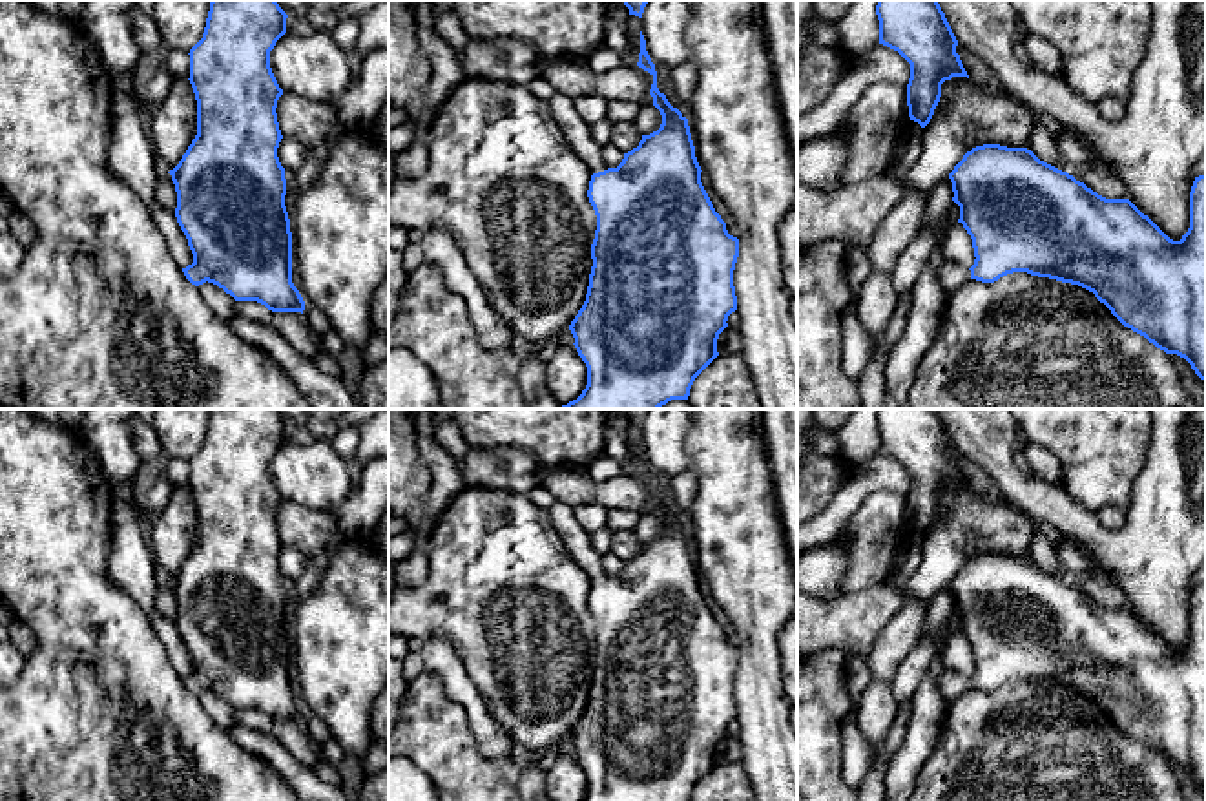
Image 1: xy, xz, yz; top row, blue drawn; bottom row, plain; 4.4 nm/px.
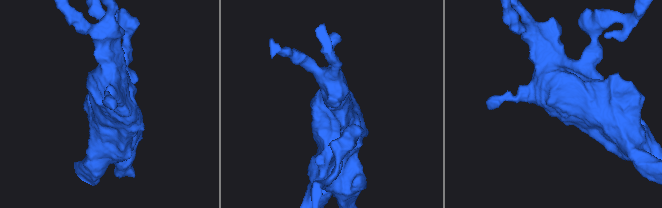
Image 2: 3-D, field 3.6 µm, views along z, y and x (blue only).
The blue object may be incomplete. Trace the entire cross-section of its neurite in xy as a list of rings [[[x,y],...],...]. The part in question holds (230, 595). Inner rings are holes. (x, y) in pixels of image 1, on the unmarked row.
[[[212,409],[203,447],[190,458],[190,493],[197,509],[197,544],[179,573],[170,578],[177,600],[175,626],[188,648],[193,671],[182,677],[199,695],[213,692],[235,710],[257,710],[272,721],[301,721],[305,710],[292,692],[292,640],[285,615],[286,588],[277,557],[283,547],[277,509],[283,504],[270,460],[286,442],[288,423],[276,409]]]

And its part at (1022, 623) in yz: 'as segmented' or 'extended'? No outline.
extended

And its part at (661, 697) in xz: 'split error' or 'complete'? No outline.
split error

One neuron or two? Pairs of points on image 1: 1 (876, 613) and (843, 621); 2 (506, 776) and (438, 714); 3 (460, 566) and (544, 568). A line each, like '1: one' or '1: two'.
1: one
2: one
3: one

